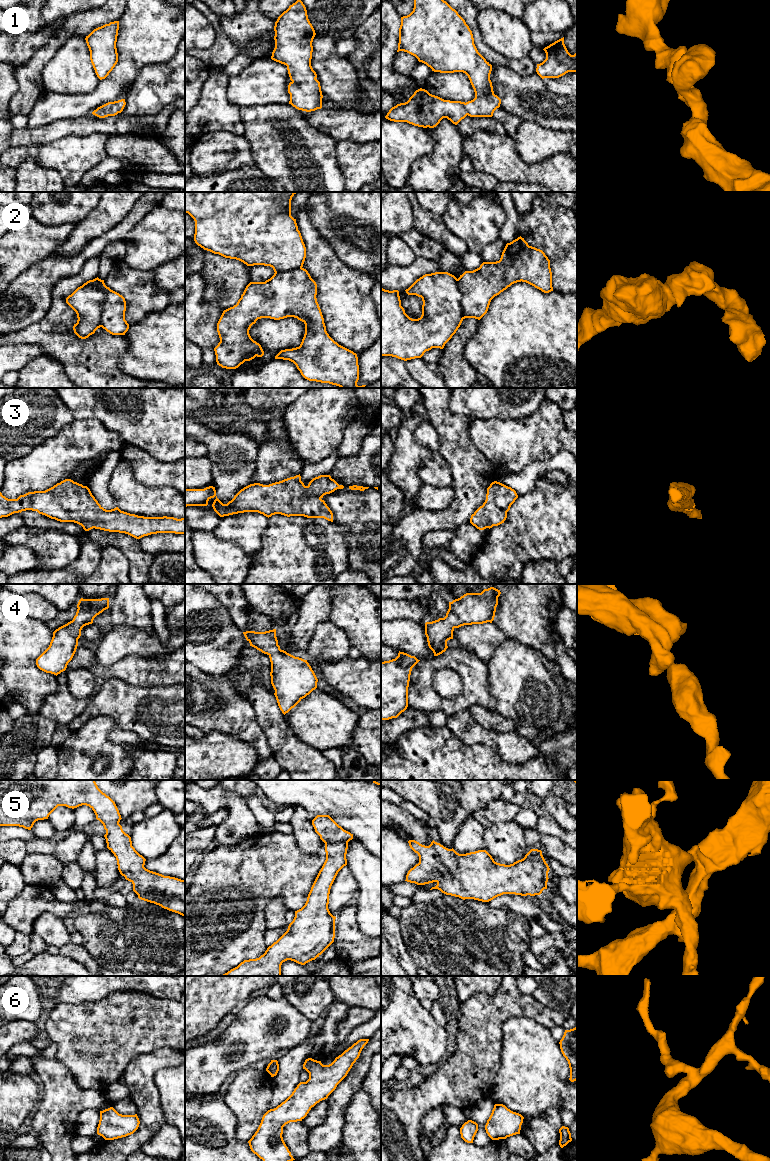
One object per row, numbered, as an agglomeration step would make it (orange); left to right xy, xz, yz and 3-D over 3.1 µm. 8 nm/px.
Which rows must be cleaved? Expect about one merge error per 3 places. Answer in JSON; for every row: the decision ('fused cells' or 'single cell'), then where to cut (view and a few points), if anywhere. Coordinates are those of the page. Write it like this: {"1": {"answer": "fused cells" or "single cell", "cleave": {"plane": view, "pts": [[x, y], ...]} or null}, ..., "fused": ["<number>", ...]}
{"1": {"answer": "single cell", "cleave": null}, "2": {"answer": "fused cells", "cleave": {"plane": "xy", "pts": [[90, 280], [93, 286], [100, 288], [104, 292], [101, 326]]}}, "3": {"answer": "single cell", "cleave": null}, "4": {"answer": "single cell", "cleave": null}, "5": {"answer": "single cell", "cleave": null}, "6": {"answer": "single cell", "cleave": null}, "fused": ["2"]}

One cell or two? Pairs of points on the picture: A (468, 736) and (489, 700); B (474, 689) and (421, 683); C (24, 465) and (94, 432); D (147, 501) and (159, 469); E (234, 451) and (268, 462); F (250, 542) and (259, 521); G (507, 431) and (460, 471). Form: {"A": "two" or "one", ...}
{"A": "two", "B": "one", "C": "one", "D": "two", "E": "two", "F": "one", "G": "two"}

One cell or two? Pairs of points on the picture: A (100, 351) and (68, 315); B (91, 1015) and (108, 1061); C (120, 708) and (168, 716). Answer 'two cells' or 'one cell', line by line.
A: one cell
B: one cell
C: one cell

